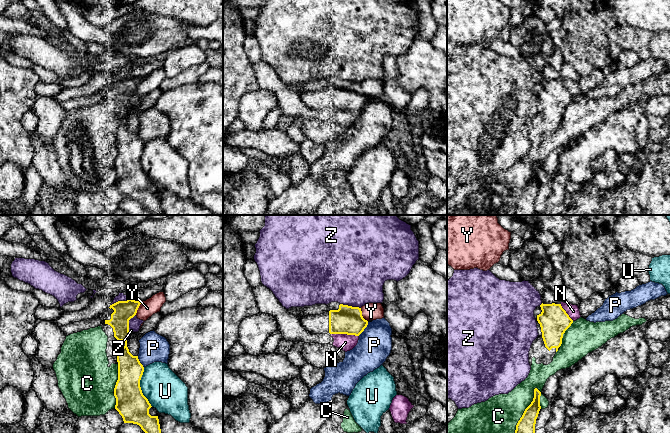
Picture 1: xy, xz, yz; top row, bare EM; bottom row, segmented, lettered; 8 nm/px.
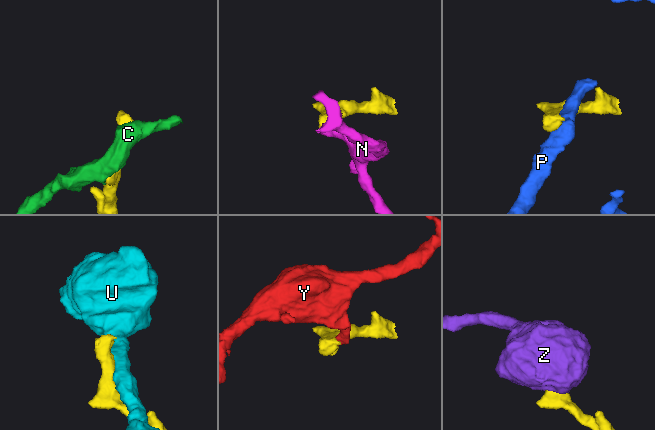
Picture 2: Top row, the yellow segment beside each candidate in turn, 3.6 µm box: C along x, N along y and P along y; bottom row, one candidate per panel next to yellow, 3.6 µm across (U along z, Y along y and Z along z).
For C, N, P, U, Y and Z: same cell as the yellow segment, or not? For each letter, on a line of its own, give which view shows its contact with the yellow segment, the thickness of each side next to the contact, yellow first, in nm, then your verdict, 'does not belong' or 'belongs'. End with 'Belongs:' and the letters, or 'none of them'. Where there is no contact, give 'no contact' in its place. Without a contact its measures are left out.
C: yz | 180/320 nm | does not belong
N: xz | 220/130 nm | does not belong
P: xz | 220/280 nm | does not belong
U: xy | 240/320 nm | does not belong
Y: xz | 220/140 nm | does not belong
Z: xz | 220/480 nm | does not belong
Belongs: none of them

